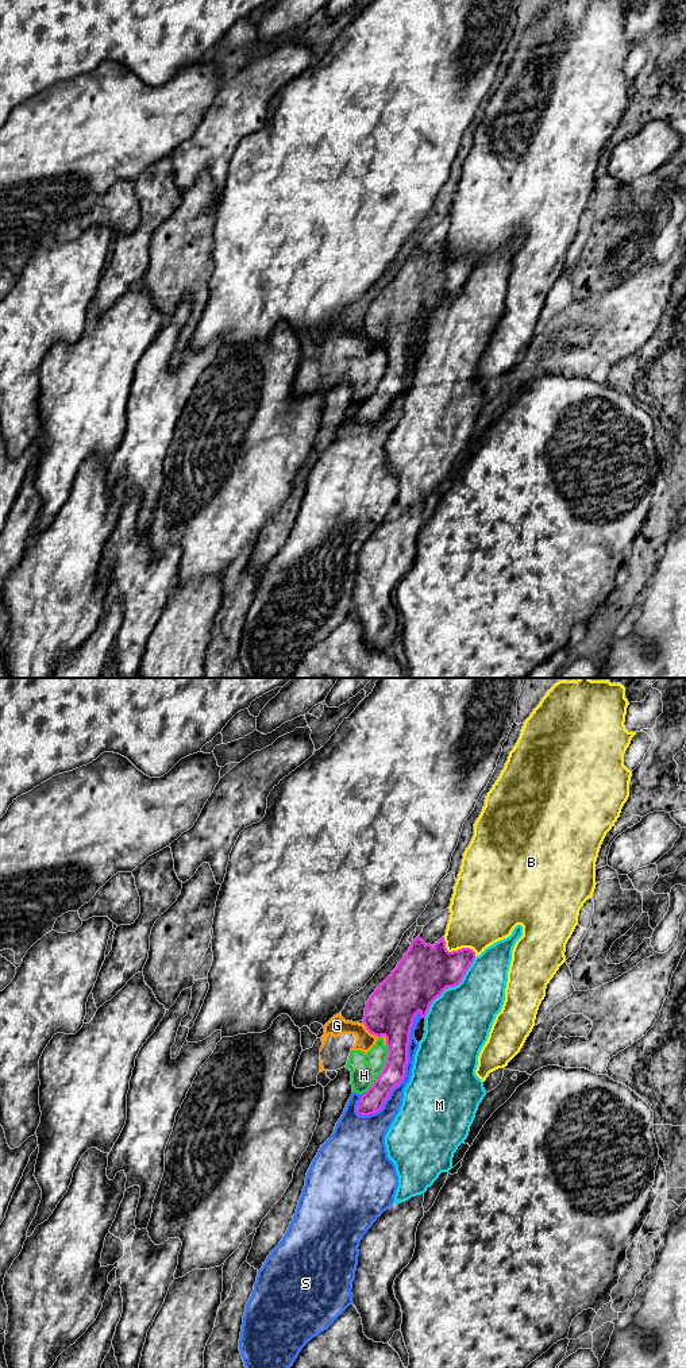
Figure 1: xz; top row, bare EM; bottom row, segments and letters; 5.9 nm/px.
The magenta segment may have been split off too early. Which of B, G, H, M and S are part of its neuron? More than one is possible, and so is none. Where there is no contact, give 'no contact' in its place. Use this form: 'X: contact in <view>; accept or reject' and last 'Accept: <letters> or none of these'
B: contact in xz; reject
G: contact in xz; reject
H: contact in xz; reject
M: contact in xz; reject
S: contact in xz; reject
Accept: none of these

